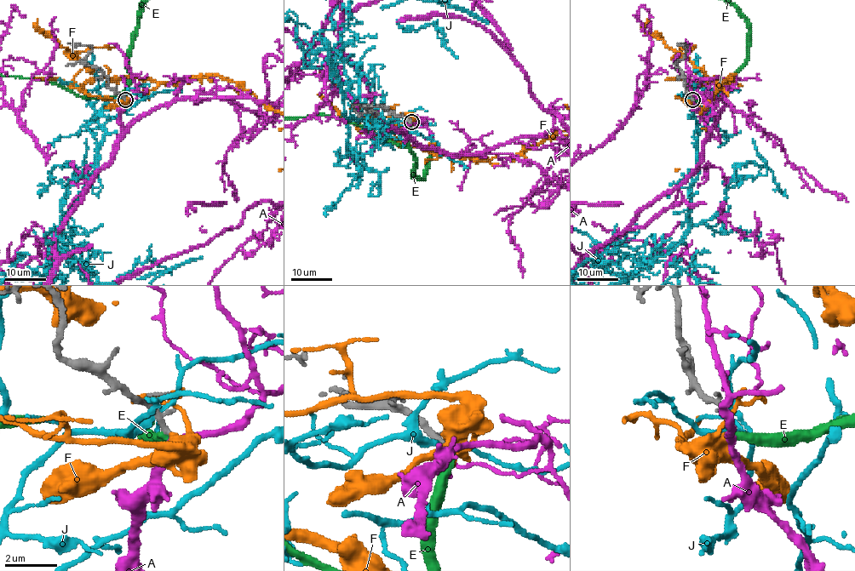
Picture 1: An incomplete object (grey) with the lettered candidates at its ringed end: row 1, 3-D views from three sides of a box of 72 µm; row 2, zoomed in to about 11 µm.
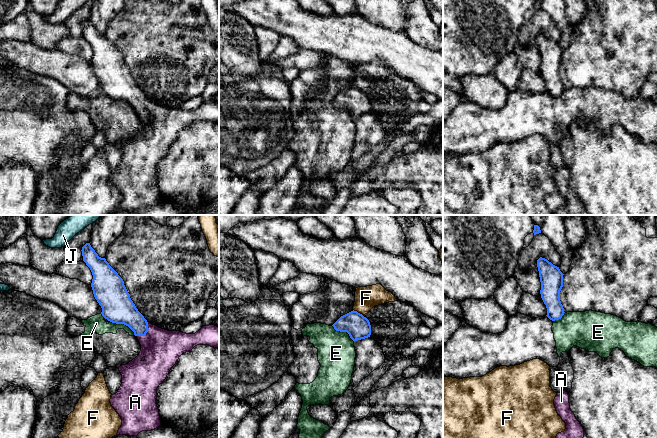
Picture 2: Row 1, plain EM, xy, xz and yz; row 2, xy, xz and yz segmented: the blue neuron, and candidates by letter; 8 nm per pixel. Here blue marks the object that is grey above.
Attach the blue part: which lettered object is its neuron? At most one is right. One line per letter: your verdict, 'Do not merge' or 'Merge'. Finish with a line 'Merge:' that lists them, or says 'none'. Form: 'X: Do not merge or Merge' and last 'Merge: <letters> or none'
A: Merge
E: Do not merge
F: Do not merge
J: Do not merge
Merge: A

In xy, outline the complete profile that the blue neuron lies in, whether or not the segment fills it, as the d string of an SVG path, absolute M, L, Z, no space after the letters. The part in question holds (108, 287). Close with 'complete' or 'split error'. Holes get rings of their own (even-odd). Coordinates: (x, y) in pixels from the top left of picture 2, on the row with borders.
M86 243L81 251L83 261L90 268L93 275L91 287L95 299L102 308L102 316L112 323L128 326L141 345L139 355L128 364L119 367L122 384L118 392L111 395L111 406L122 419L122 425L117 435L137 436L142 431L154 430L161 426L156 404L158 386L166 379L171 368L183 353L191 351L197 345L209 345L218 348L219 327L212 324L203 326L195 334L186 334L180 331L168 331L151 324L138 311L130 298L123 279L106 259L99 257L90 243Z; split error

